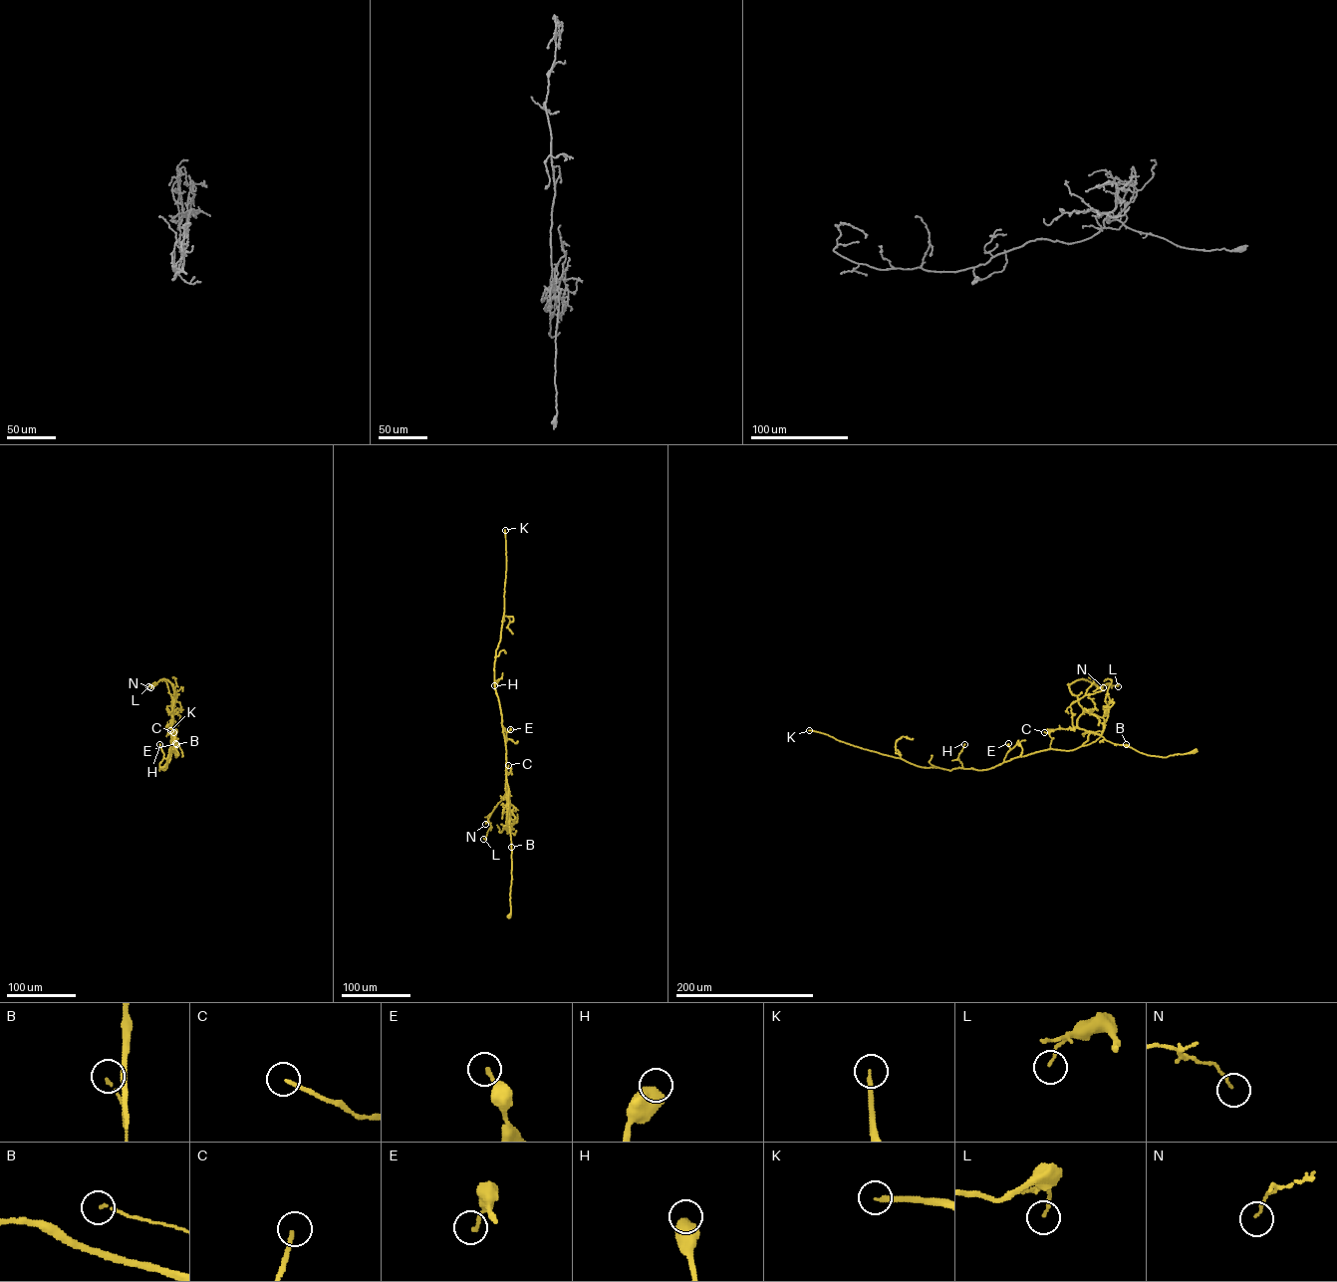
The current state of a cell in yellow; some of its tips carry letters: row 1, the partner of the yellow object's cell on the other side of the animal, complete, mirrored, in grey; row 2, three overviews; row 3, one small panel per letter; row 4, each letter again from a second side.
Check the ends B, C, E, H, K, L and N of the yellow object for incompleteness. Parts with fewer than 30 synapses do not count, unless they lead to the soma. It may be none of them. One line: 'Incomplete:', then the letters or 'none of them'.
Incomplete: K

